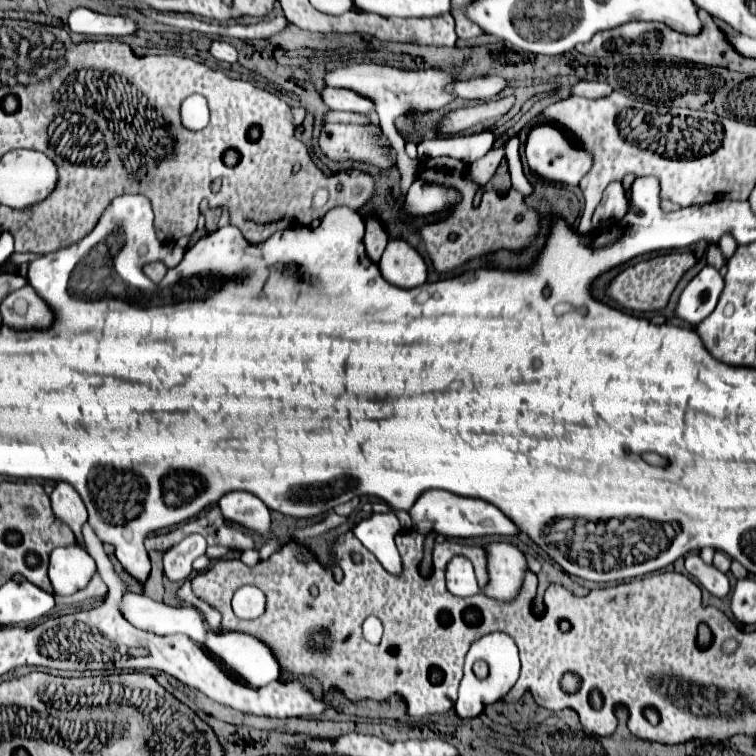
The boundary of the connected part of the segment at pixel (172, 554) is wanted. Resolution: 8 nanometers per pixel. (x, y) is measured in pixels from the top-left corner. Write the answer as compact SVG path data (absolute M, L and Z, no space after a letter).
M197 535L185 537L181 543L173 545L163 555L163 567L165 575L171 581L183 581L192 572L192 563L201 555L201 539Z

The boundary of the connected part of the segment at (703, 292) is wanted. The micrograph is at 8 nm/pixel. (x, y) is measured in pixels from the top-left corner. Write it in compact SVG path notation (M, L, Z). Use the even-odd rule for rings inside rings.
M705 265L683 289L677 305L677 315L693 325L713 313L723 291L723 275L713 265Z

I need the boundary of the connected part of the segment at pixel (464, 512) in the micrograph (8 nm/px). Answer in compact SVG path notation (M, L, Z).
M425 491L415 505L409 511L413 525L421 533L439 533L445 537L487 537L487 535L501 535L501 537L513 537L519 535L519 527L495 505L473 499L473 497L461 497L449 491Z

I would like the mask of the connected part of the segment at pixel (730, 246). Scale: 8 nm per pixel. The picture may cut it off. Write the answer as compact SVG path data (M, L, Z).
M725 234L719 239L718 246L721 249L721 253L723 253L725 263L727 263L733 257L735 249L737 249L737 241L730 234Z

